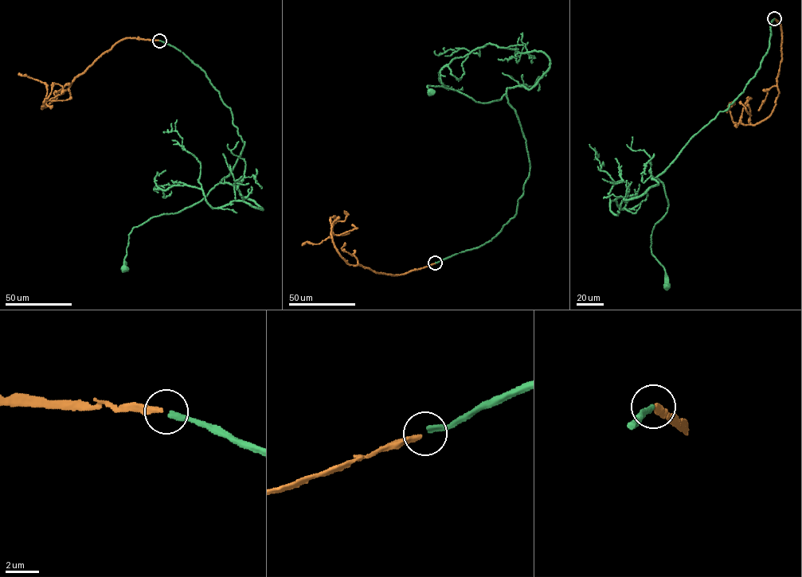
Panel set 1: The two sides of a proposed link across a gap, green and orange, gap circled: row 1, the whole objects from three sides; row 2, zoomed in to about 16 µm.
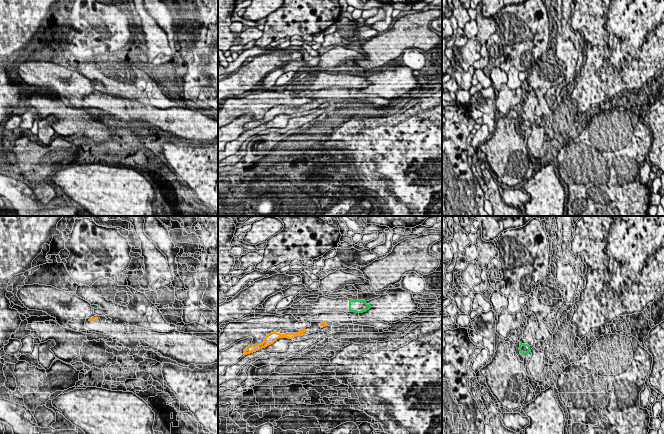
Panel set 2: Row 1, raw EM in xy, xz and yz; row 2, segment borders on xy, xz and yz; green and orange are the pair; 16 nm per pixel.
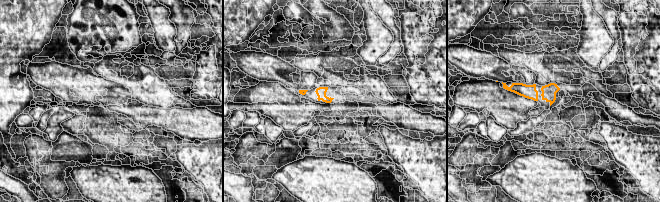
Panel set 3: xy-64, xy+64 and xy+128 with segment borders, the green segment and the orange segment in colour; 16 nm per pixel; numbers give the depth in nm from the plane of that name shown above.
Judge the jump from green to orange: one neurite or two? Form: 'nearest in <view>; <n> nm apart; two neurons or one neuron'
nearest in xz; 420 nm apart; two neurons

